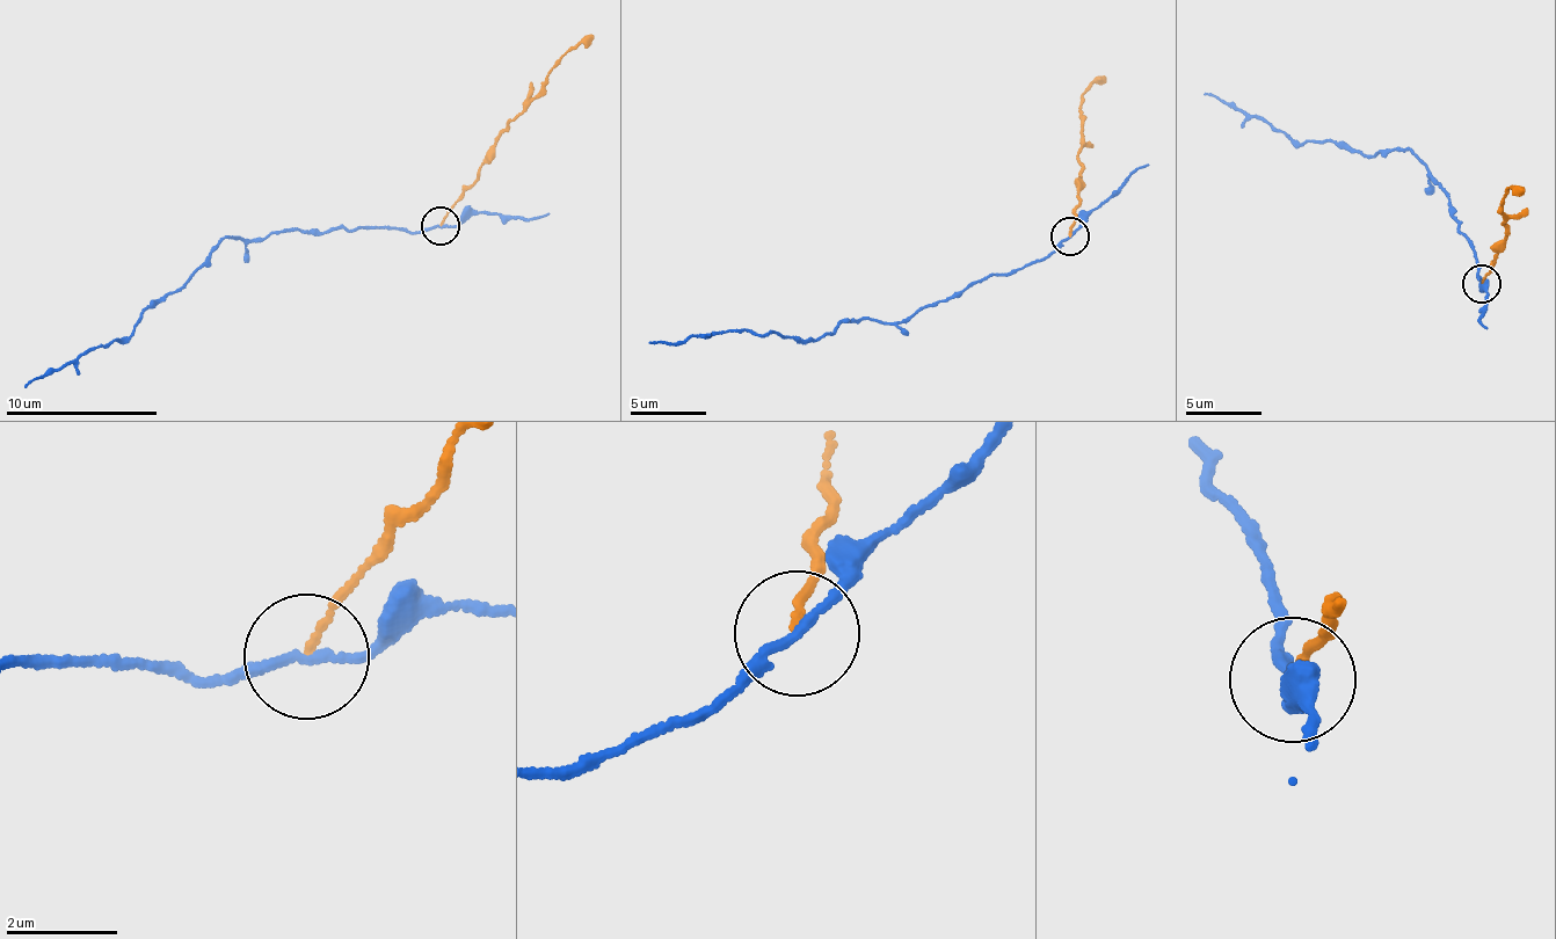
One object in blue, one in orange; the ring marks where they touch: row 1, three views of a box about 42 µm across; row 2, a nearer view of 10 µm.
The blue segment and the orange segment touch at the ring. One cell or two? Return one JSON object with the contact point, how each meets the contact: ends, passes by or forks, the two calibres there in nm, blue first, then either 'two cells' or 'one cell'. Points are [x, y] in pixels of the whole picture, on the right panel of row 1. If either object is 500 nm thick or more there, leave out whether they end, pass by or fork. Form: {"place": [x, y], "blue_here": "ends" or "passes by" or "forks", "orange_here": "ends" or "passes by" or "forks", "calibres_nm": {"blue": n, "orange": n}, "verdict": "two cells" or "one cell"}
{"place": [1482, 283], "blue_here": "passes by", "orange_here": "ends", "calibres_nm": {"blue": 150, "orange": 100}, "verdict": "two cells"}

